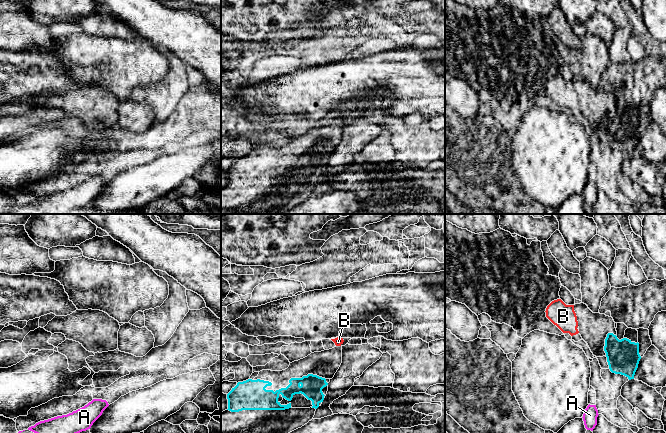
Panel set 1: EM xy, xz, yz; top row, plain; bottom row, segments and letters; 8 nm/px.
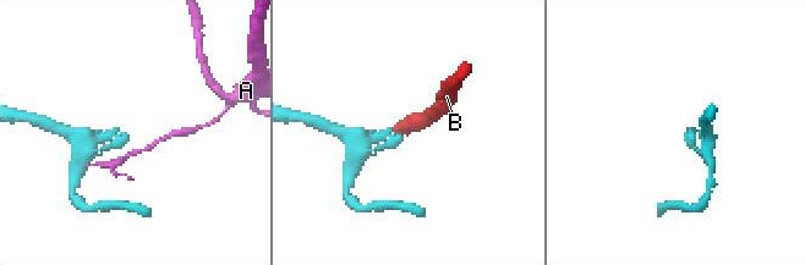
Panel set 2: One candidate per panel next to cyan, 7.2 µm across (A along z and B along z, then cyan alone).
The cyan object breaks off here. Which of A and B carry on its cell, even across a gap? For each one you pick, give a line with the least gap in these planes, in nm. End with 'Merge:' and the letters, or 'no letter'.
B: 220 nm
Merge: B

